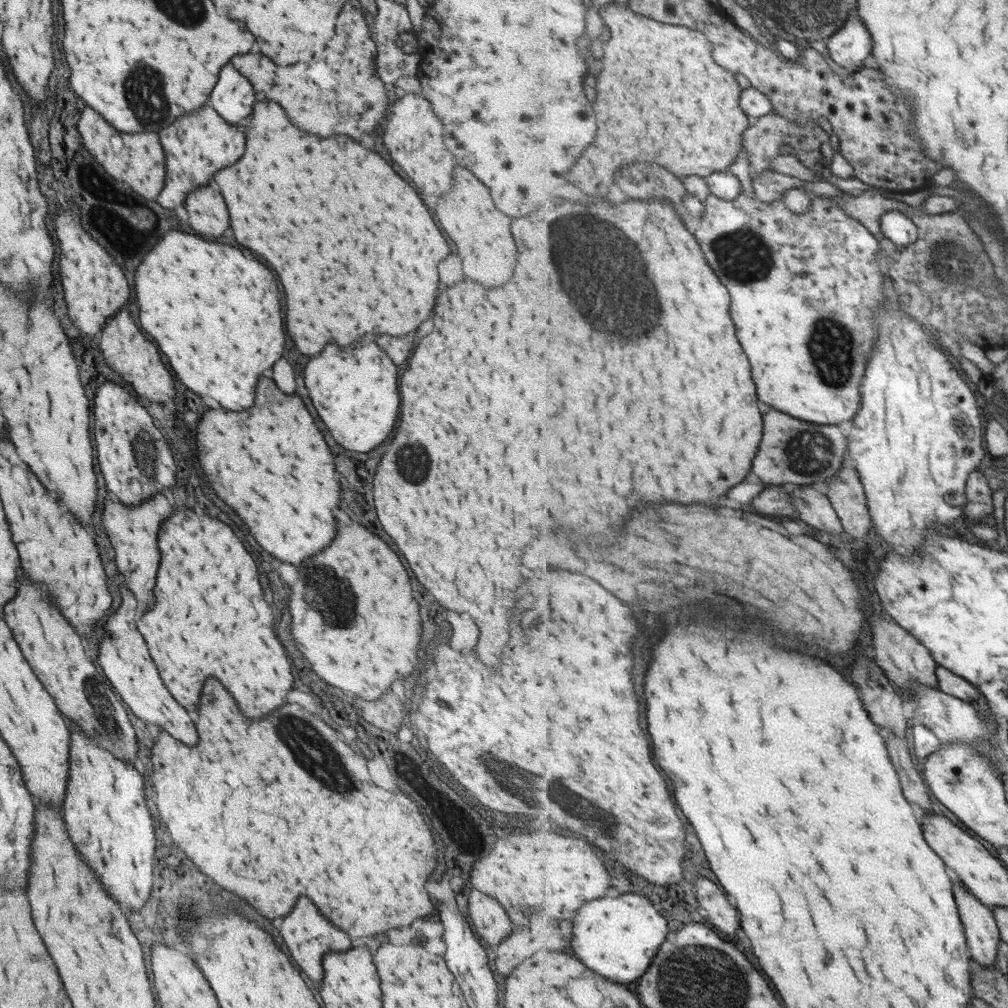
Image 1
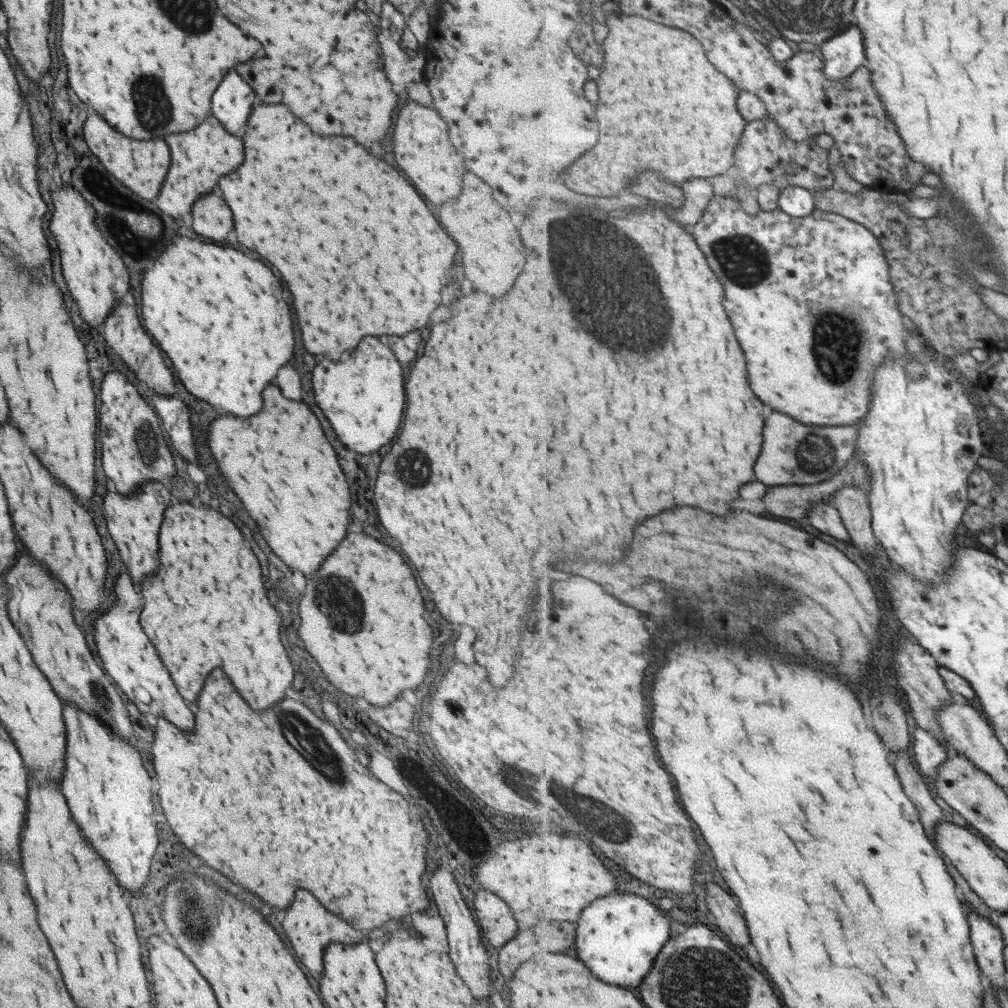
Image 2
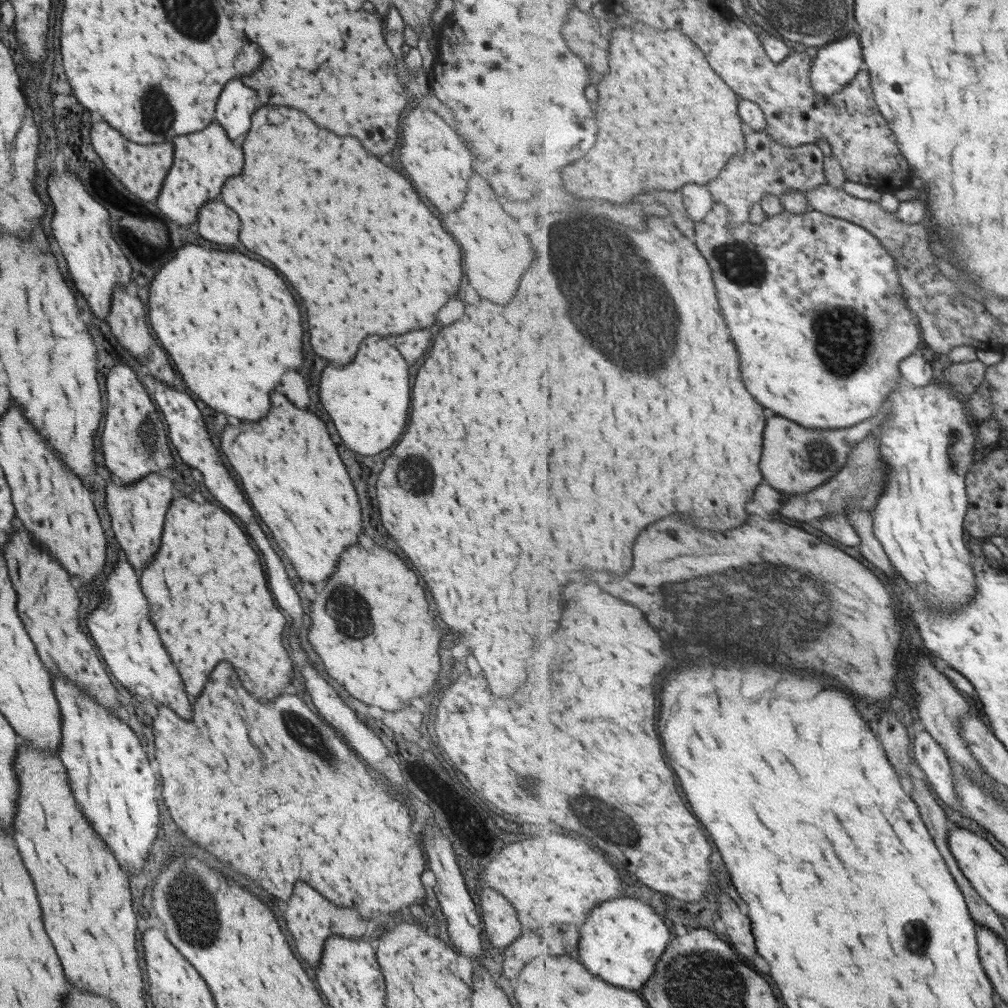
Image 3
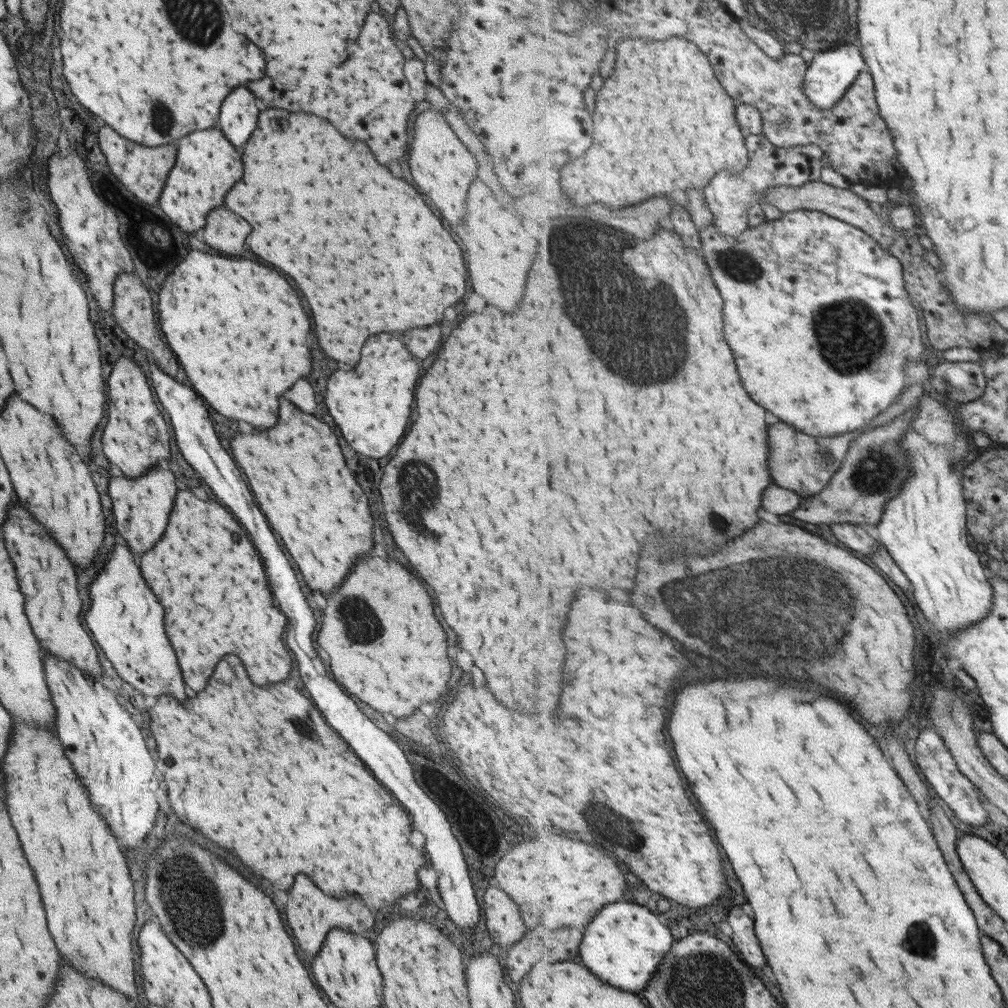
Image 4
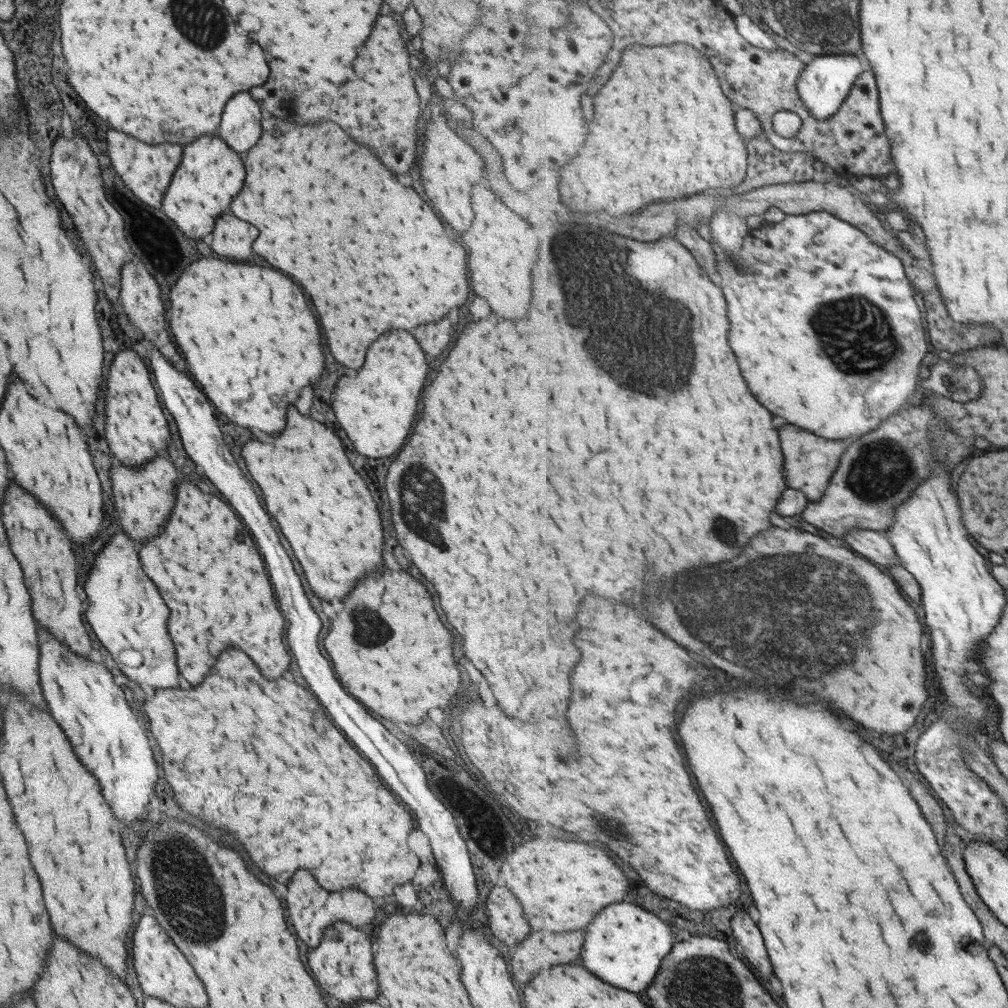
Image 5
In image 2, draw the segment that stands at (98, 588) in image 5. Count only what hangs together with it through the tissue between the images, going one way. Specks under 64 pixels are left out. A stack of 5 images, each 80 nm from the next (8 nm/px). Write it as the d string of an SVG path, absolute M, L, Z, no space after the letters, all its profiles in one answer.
M126 572L117 577L113 592L115 605L107 611L98 613L99 616L95 619L94 625L93 638L96 644L95 650L101 660L101 668L142 714L145 714L146 710L152 710L156 717L163 717L174 726L179 726L179 730L189 734L193 726L193 714L187 710L181 696L173 690L173 684L165 668L155 656L153 645L143 634L141 625L137 622L143 604L141 604L141 598L135 594L135 586Z

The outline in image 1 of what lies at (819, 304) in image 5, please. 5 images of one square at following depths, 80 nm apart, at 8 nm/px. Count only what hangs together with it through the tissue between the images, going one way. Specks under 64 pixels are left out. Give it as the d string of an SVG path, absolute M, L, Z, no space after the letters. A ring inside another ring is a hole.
M744 193L731 200L710 194L695 235L709 264L713 264L713 270L717 268L733 296L737 336L741 336L741 344L749 352L761 400L807 422L837 425L853 421L863 403L860 384L872 350L876 349L876 316L888 299L884 293L888 277L876 261L880 240L829 197L814 194L811 197L811 210L797 214L787 208L783 197L766 203L757 196L750 199ZM811 294L813 304L819 306L799 306Z

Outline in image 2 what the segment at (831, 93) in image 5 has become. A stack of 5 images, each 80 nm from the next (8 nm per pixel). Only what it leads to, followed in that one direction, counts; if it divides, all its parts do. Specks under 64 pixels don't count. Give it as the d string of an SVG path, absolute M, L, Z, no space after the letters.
M855 24L822 44L823 76L830 81L851 78L859 67L867 65L864 32Z

